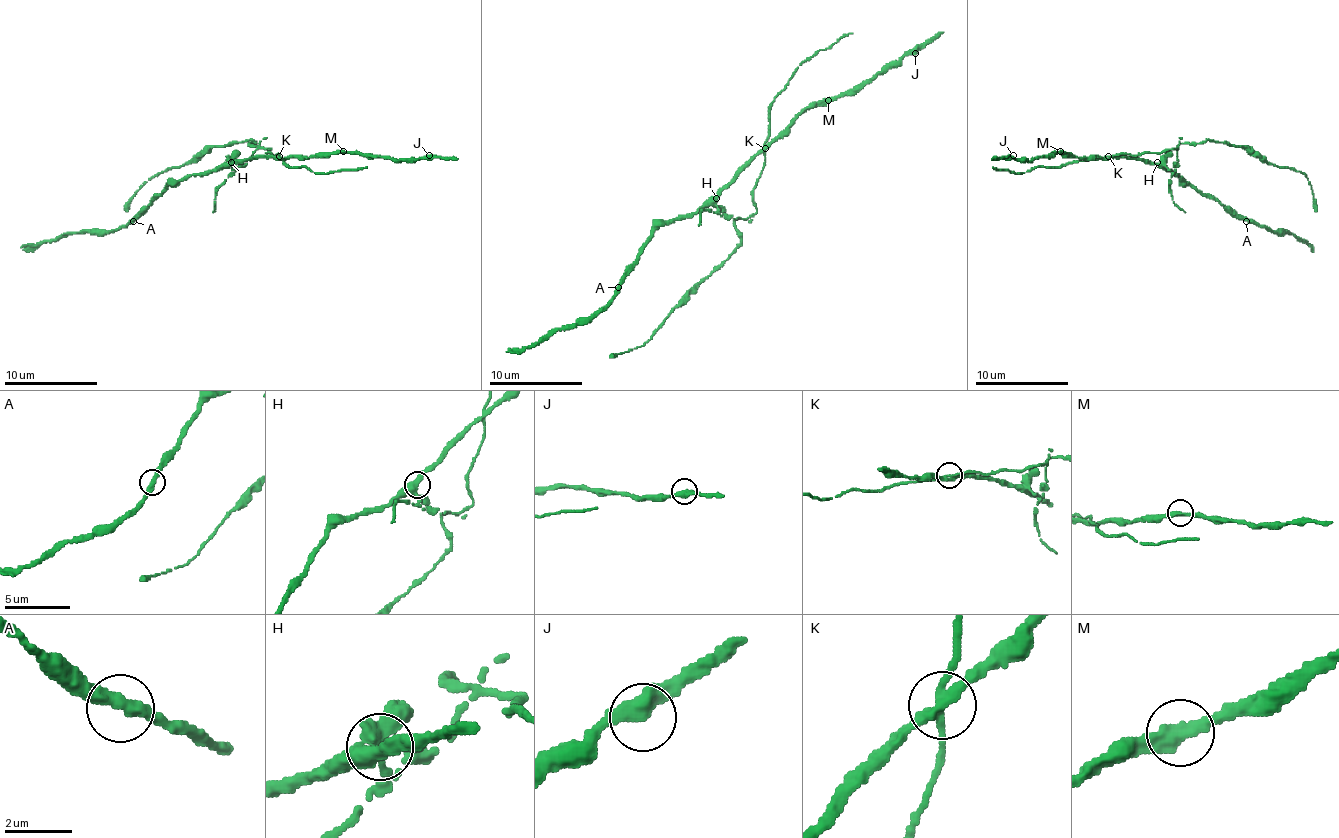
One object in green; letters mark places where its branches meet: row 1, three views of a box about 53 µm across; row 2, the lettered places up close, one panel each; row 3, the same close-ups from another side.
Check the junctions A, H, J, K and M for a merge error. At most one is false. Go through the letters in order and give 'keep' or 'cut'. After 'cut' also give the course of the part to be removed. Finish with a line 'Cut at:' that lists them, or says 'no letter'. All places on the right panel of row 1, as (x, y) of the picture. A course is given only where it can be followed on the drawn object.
A: keep
H: keep
J: keep
K: cut; foreign part runs (1109, 155), (1148, 153), (1213, 139), (1251, 146), (1269, 162), (1302, 172), (1314, 193), (1316, 211)
M: keep
Cut at: K

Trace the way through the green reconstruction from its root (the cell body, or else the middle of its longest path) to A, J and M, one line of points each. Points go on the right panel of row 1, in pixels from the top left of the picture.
A: (1160, 167), (1167, 167), (1246, 221)
J: (1160, 167), (1134, 158), (1076, 158), (1069, 153), (1055, 153), (1032, 160), (1018, 160), (1013, 155)
M: (1160, 167), (1134, 158), (1076, 158), (1060, 151)

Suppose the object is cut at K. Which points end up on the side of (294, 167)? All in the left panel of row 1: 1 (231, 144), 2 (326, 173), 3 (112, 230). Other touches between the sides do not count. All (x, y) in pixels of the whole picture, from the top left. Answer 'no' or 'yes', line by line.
1: yes
2: yes
3: no

